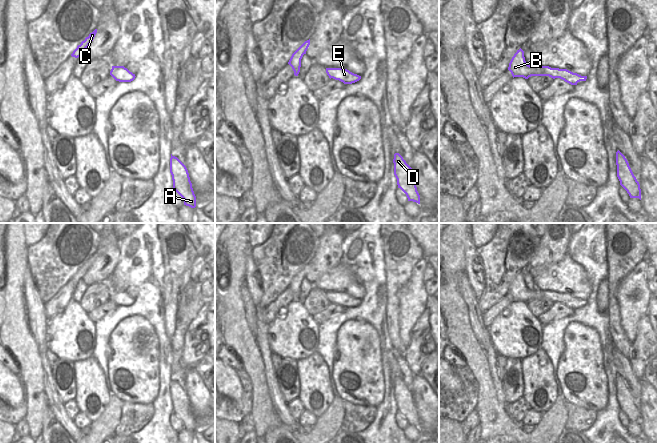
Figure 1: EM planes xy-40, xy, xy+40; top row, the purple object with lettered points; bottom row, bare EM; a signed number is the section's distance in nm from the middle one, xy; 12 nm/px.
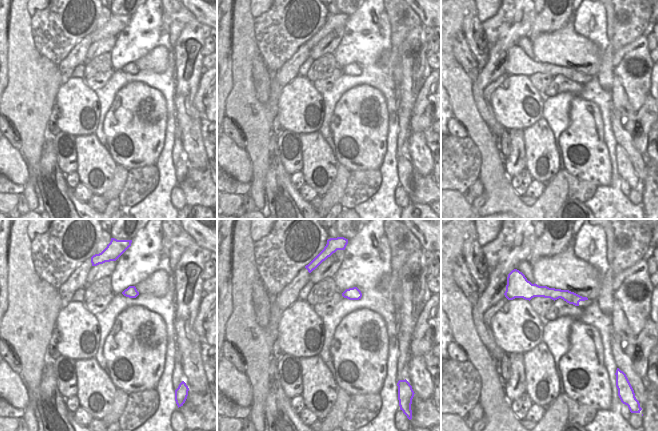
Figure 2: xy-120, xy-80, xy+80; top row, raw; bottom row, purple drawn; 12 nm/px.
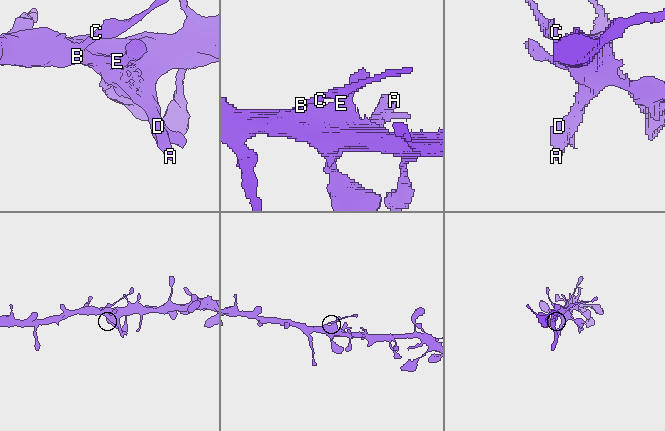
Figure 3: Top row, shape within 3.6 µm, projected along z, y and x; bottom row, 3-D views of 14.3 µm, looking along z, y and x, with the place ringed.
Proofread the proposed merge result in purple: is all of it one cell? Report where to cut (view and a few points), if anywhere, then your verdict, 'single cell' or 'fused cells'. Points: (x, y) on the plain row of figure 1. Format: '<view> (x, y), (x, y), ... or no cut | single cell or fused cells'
no cut | single cell

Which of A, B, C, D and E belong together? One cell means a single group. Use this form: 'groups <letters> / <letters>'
groups A B C D E

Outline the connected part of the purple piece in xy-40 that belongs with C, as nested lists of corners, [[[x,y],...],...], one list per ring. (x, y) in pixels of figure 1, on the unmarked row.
[[[97,253],[90,257],[89,260],[86,261],[85,264],[82,265],[81,268],[77,270],[77,272],[73,275],[71,280],[75,282],[80,281],[84,277],[85,273],[89,270],[89,268],[93,265],[96,257]]]

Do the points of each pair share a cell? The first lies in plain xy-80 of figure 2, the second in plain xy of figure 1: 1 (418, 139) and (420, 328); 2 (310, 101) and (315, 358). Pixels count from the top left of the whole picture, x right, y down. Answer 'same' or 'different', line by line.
1: different
2: different

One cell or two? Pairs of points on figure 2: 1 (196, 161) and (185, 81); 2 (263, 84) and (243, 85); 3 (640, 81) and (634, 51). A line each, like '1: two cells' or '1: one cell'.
1: one cell
2: two cells
3: one cell

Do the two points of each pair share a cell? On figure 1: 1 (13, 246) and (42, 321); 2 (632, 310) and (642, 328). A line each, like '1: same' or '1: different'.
1: different
2: different

